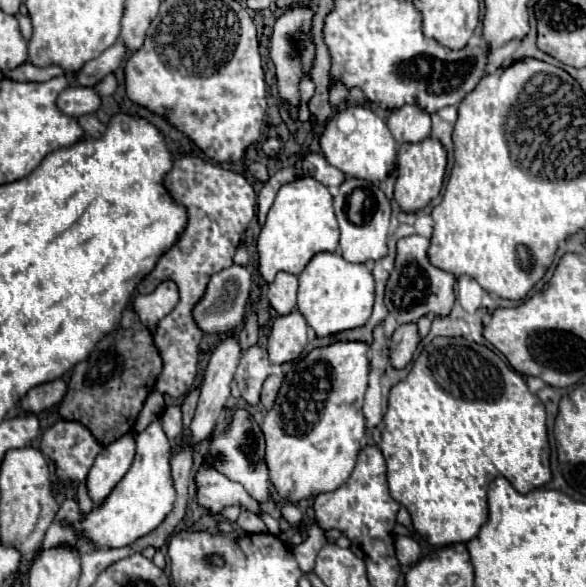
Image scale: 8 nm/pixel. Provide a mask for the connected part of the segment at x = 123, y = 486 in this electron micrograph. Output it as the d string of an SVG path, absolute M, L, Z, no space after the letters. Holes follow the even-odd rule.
M153 421L145 431L137 435L135 461L129 467L127 475L109 493L109 497L101 505L93 507L91 513L87 515L81 513L79 503L75 499L65 499L55 515L55 521L49 525L41 541L41 547L35 551L35 555L45 549L61 547L61 545L77 549L79 545L77 533L83 533L85 537L93 541L97 549L101 549L101 547L131 545L139 537L153 531L167 517L167 513L173 509L173 503L175 503L175 489L173 489L173 479L171 479L171 469L169 469L169 461L171 461L169 451L171 451L171 443L167 435L163 433L161 423ZM63 521L67 521L69 525L63 525Z

